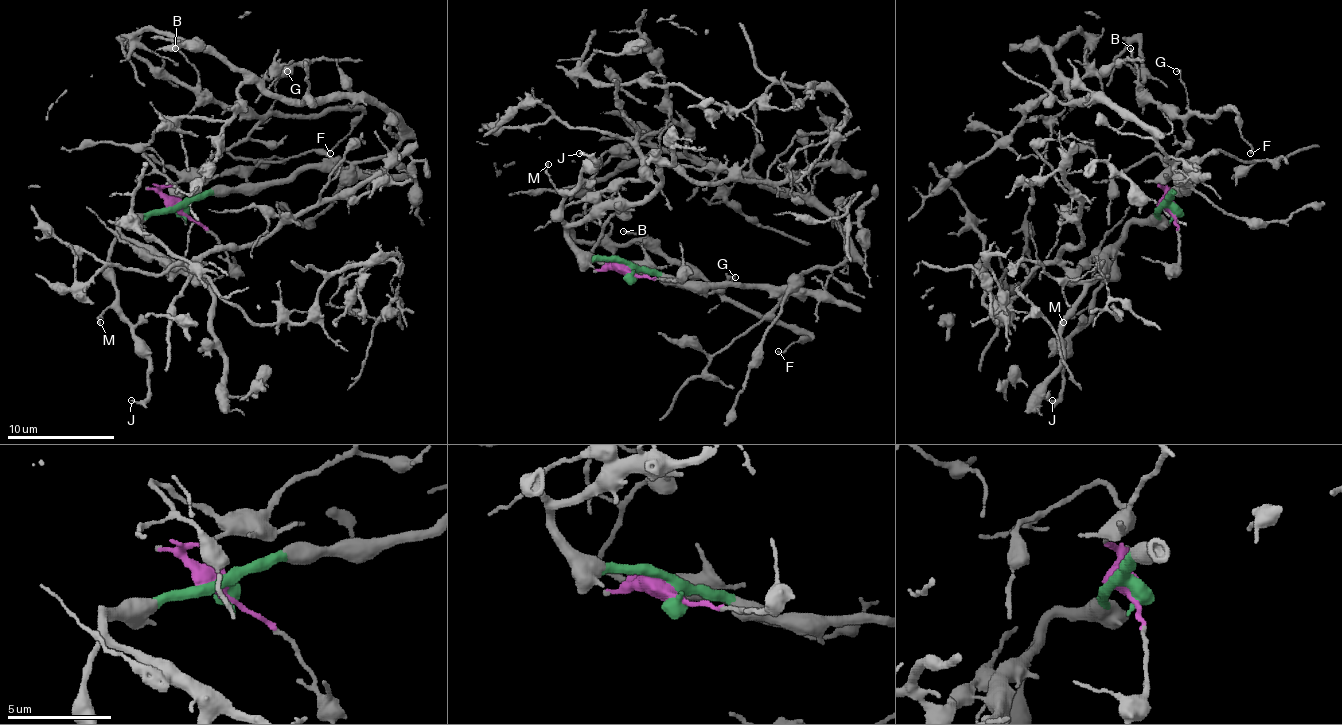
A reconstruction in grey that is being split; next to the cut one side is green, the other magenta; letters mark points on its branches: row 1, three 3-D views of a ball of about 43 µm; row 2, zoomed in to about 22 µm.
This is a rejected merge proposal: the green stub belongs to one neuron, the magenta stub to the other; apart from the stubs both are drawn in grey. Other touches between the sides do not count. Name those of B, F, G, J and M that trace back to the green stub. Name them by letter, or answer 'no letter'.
J, M

